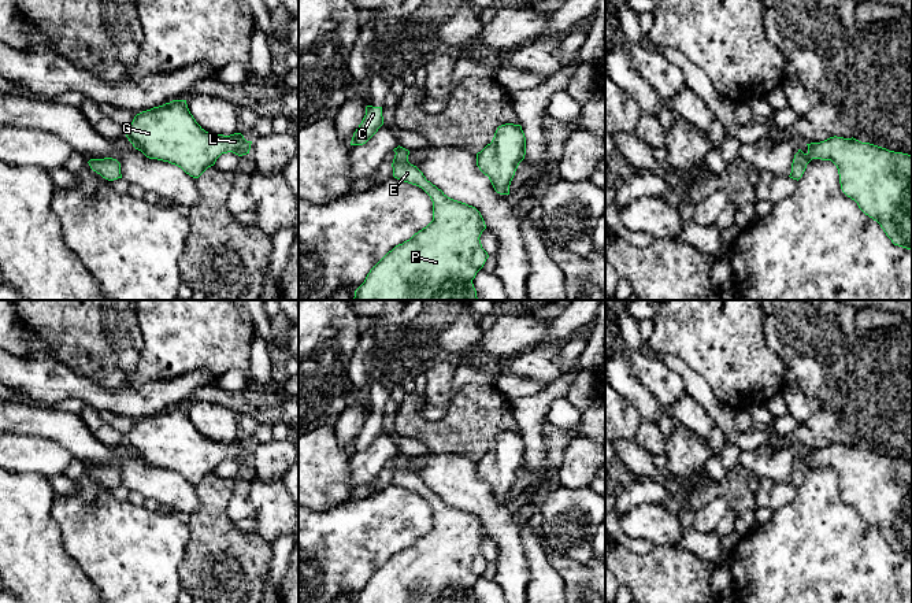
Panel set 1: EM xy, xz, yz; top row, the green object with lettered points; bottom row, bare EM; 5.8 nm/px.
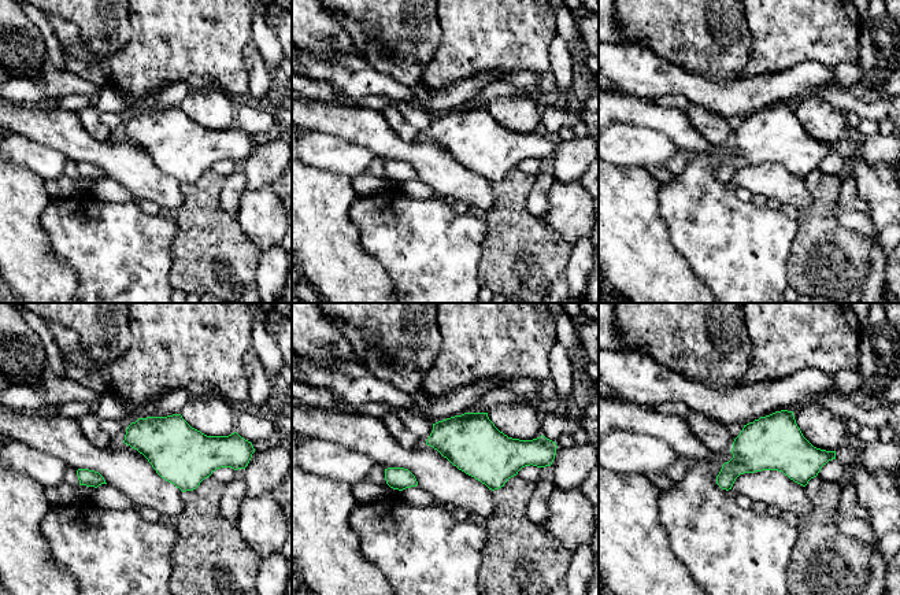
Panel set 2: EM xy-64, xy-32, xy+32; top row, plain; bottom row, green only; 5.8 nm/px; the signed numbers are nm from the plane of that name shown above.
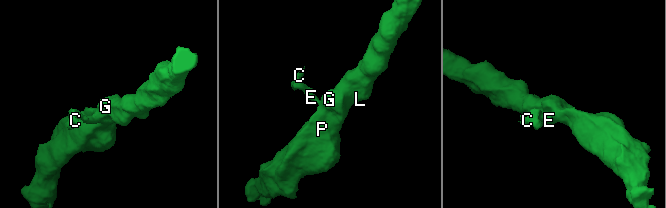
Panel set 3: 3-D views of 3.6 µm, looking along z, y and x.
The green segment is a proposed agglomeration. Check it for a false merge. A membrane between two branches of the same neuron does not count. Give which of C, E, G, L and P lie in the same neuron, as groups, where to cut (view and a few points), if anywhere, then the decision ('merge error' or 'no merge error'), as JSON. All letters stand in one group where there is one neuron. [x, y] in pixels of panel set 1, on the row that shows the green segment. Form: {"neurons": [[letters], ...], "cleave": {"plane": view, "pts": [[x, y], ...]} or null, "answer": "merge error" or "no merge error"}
{"neurons": [["C", "E", "G", "L", "P"]], "cleave": null, "answer": "no merge error"}

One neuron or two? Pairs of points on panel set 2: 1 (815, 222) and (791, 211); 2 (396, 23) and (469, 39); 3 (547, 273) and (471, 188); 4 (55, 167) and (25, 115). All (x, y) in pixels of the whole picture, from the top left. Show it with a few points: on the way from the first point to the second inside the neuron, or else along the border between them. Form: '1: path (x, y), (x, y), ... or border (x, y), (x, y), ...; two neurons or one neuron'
1: border (799, 211), (795, 220); two neurons
2: border (437, 14), (440, 43), (436, 52), (425, 62); two neurons
3: border (492, 184), (495, 202), (486, 210); two neurons
4: border (14, 132), (54, 147), (69, 159); two neurons

